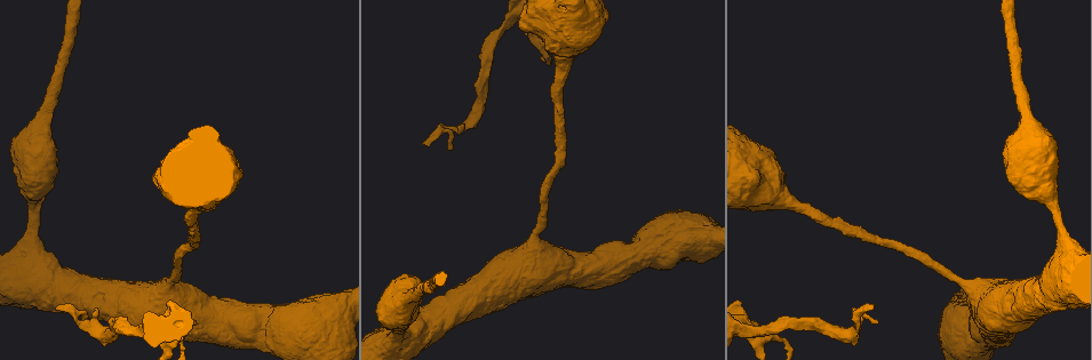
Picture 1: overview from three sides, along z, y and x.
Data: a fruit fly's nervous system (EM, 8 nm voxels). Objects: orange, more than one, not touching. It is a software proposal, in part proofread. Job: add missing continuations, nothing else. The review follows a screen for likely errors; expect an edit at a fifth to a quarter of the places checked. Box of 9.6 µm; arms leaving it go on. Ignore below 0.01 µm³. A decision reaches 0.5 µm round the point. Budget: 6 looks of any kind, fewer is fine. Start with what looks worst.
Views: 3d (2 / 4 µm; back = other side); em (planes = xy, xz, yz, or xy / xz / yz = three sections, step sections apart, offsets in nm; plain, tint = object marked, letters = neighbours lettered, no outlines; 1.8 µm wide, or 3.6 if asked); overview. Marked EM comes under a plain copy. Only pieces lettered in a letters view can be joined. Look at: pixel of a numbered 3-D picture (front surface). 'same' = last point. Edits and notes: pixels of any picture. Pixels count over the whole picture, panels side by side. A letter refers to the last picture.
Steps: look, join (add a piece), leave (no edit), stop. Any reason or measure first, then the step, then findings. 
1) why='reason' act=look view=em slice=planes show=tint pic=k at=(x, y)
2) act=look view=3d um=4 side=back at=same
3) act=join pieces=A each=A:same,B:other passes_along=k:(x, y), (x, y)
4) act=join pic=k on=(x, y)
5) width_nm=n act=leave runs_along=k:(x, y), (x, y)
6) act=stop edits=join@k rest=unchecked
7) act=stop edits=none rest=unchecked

act=look view=em slice=planes show=letters pic=1 at=(58, 309)

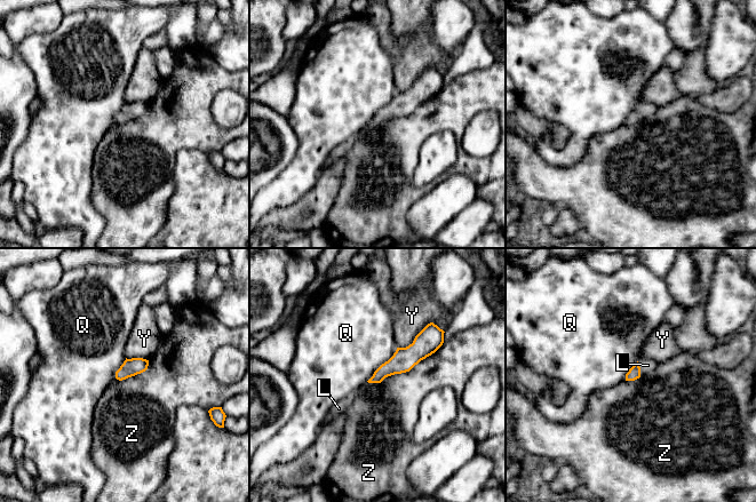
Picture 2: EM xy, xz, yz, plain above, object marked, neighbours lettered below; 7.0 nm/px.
width_nm=90 act=join pieces=L each=L:same,Q:other,Y:other,Z:other passes_along=2:(634, 373), (639, 368), (647, 365) found='it goes on there'

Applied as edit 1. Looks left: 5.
why='thick turns thin' act=look view=em slice=xz step=16 show=tint pic=1 at=(755, 339)

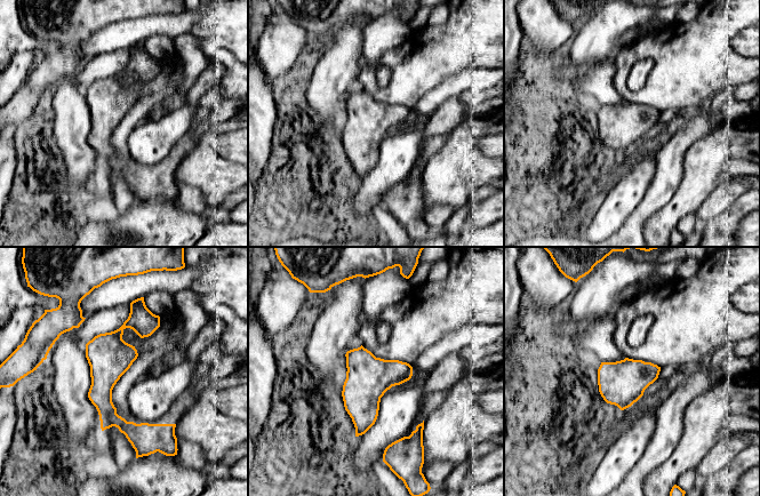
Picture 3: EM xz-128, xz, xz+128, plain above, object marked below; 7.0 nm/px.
why='another direction' act=look view=em slice=planes show=letters at=same

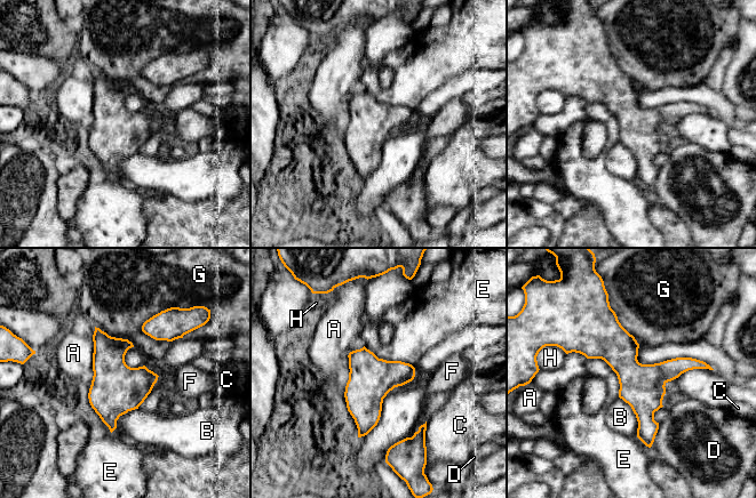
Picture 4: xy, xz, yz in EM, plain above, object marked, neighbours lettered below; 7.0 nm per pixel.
width_nm=300 act=leave each=A:other,B:other,C:other,D:other,E:other,F:other,G:other,H:other border=4:(588, 358), (615, 374), (619, 396) found='no lettered piece goes on from it'

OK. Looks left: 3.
why='thick turns thin' act=look view=3d um=4 pic=1 at=(702, 236)

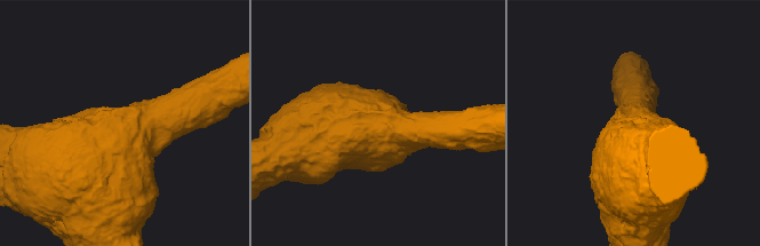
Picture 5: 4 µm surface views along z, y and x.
why='now the EM' act=look view=em um=3.6 slice=xy step=16 show=tint pic=5 at=(374, 128)

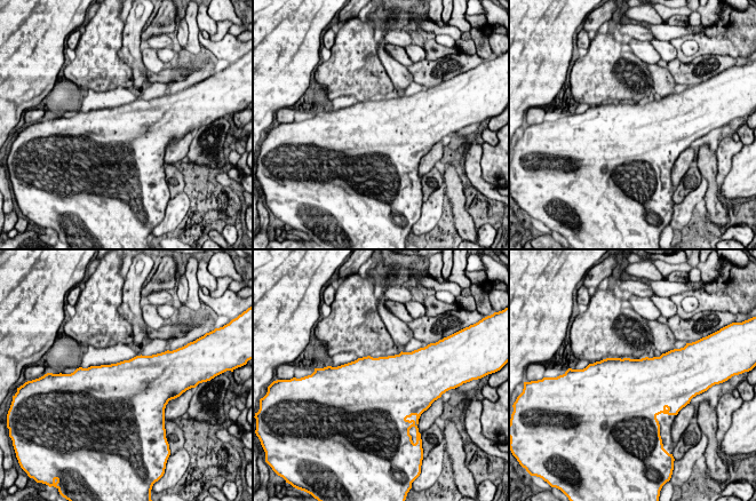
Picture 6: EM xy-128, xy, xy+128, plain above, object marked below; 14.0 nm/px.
act=look view=em um=3.6 slice=xz step=8 show=letters at=same

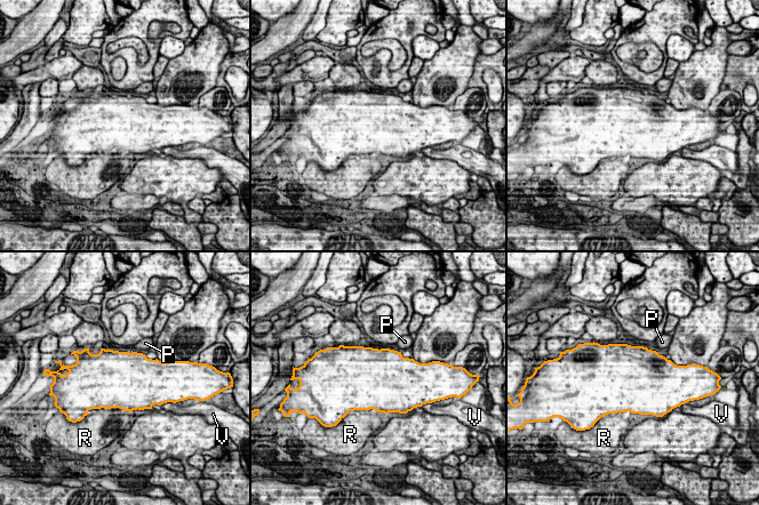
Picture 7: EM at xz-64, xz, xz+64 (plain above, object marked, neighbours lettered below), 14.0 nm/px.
width_nm=800 act=leave each=P:other,R:other,V:other border=7:(112, 407), (121, 409) found='no lettered piece goes on from it'

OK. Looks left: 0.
act=stop edits=join@2 rest=unchecked

